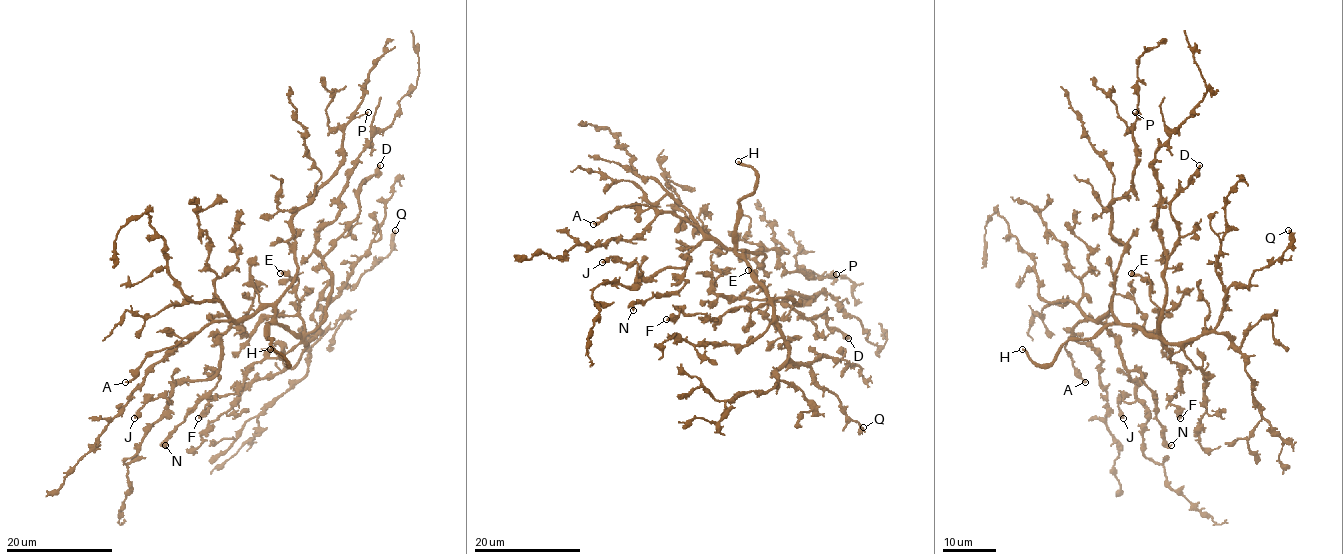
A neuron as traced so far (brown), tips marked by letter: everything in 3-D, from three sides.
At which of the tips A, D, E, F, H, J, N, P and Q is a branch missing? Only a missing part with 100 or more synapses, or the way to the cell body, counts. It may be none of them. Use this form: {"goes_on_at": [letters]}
{"goes_on_at": ["H"]}

